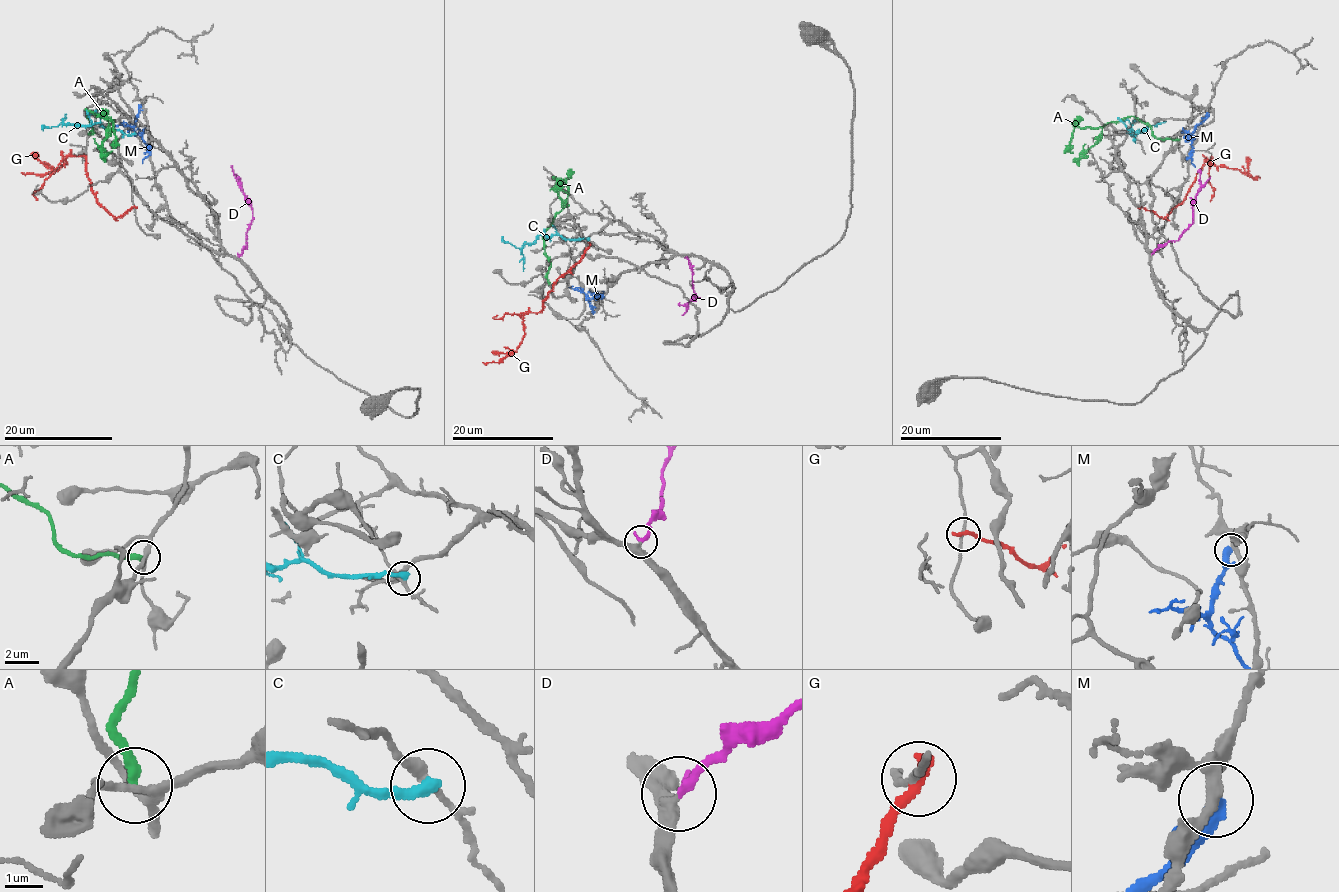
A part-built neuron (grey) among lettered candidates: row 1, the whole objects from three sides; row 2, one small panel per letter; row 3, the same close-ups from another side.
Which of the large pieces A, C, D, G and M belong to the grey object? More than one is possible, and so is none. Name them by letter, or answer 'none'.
D

